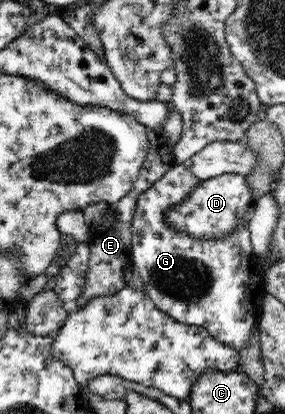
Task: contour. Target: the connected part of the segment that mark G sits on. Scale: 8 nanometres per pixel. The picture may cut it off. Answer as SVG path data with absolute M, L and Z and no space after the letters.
M177 164L148 190L139 194L130 226L131 260L144 284L145 292L161 312L176 322L206 329L219 342L239 352L252 342L253 329L261 318L262 298L267 294L265 282L259 276L258 258L253 251L249 227L240 225L221 239L196 239L188 233L178 233L164 219L164 210L184 202L200 182L183 164Z

